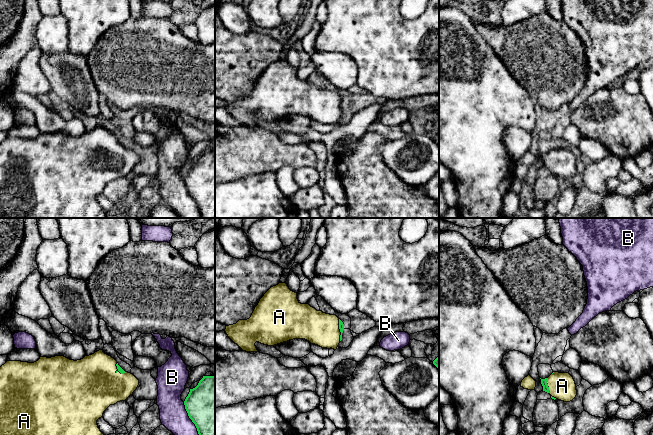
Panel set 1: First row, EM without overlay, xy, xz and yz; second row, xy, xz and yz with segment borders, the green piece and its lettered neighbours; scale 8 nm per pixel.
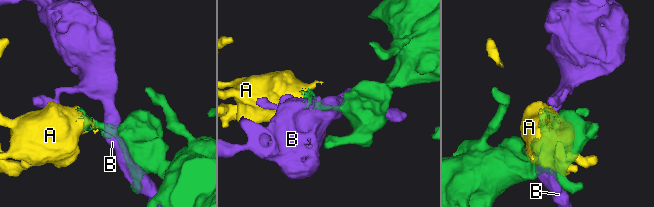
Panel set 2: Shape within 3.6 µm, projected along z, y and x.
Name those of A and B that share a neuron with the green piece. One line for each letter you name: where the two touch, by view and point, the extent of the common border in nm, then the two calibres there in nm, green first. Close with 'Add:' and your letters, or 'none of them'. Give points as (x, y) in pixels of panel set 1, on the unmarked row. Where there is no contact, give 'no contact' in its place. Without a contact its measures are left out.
A: meets green in xz at (340, 106); contact 180 nm long; 50 nm thick on the green side, 260 nm on the other
Add: A

